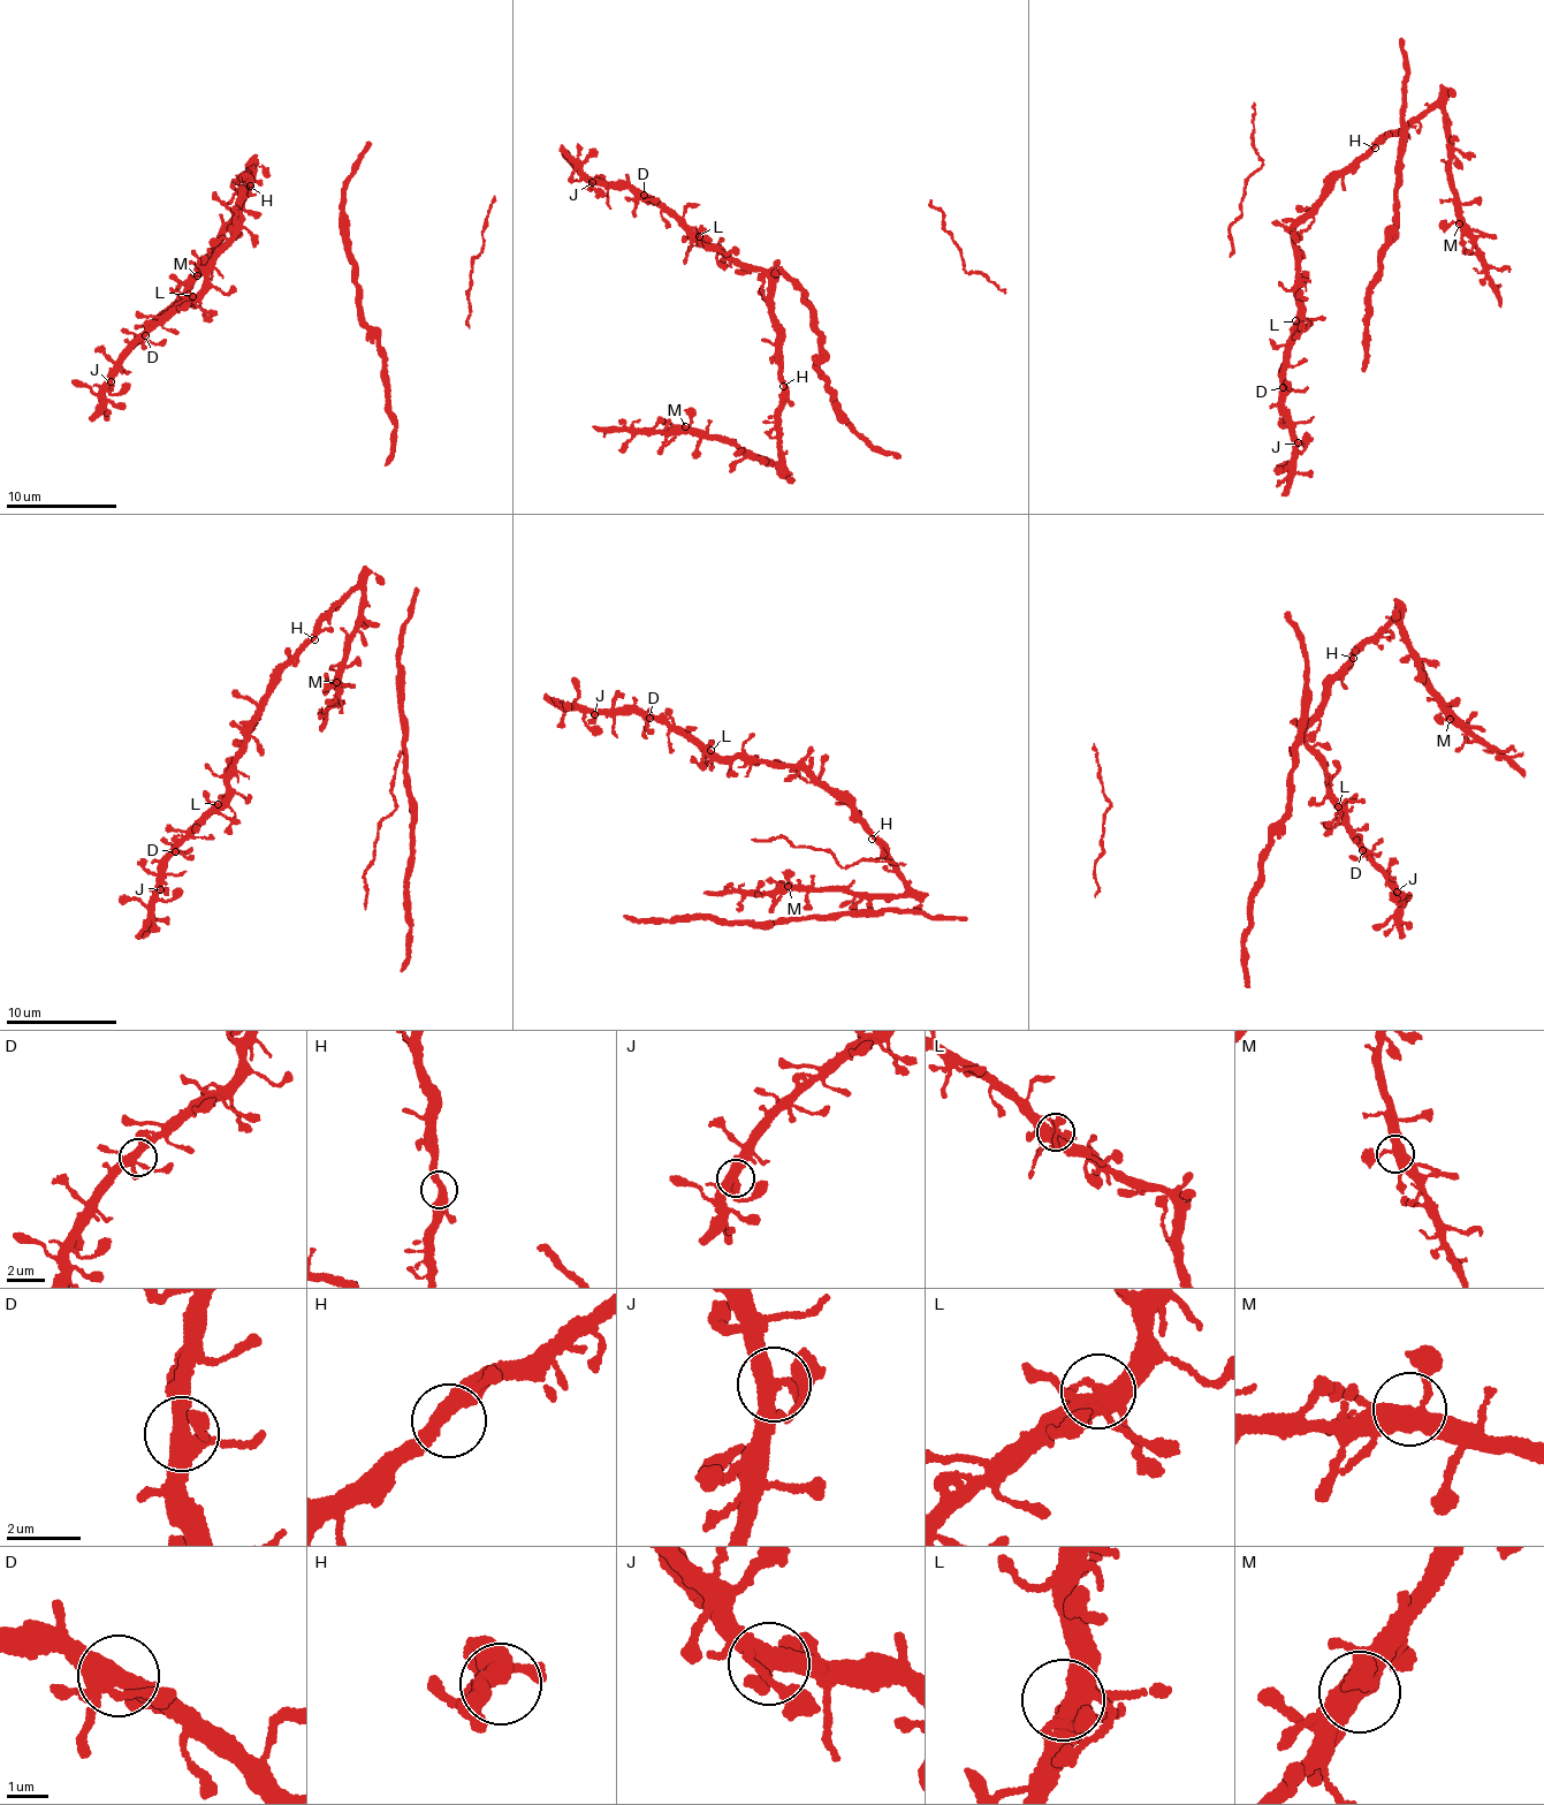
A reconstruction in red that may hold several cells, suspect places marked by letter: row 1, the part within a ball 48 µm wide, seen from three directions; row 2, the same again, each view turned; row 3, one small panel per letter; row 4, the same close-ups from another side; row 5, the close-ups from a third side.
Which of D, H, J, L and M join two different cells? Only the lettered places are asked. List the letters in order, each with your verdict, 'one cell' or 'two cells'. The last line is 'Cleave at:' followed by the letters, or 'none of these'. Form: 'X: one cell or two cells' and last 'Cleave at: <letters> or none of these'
D: one cell
H: one cell
J: one cell
L: one cell
M: one cell
Cleave at: none of these

